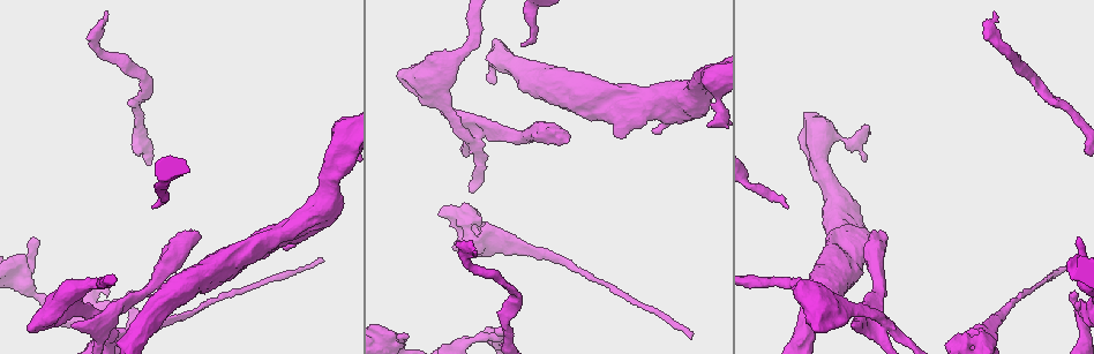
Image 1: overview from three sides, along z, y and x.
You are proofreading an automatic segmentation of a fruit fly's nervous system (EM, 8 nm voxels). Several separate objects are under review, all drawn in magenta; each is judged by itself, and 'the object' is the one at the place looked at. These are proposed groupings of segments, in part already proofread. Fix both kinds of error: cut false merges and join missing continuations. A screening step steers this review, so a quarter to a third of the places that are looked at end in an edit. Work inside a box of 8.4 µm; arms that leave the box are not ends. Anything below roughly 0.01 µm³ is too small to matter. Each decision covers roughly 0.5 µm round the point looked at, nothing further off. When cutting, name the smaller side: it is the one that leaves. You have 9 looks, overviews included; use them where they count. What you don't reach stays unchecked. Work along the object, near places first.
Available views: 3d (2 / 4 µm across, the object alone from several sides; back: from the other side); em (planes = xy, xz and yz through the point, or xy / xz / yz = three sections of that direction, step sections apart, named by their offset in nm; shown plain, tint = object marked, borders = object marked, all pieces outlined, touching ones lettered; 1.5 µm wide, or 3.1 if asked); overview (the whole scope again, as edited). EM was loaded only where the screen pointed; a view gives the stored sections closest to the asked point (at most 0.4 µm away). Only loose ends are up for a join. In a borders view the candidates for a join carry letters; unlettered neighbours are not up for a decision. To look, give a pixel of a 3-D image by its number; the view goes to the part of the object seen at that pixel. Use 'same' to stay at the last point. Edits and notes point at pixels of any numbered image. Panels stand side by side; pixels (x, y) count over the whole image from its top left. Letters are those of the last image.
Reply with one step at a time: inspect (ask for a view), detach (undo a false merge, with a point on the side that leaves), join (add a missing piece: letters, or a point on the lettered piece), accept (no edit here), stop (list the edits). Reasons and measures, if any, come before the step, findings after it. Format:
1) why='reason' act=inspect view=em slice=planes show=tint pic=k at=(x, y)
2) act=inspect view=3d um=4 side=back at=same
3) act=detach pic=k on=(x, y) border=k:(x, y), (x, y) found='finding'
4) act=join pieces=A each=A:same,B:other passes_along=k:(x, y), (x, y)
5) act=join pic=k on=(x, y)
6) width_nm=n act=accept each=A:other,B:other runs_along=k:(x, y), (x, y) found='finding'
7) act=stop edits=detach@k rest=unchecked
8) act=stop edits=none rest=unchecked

act=inspect view=em slice=planes show=borders pic=1 at=(321, 259)

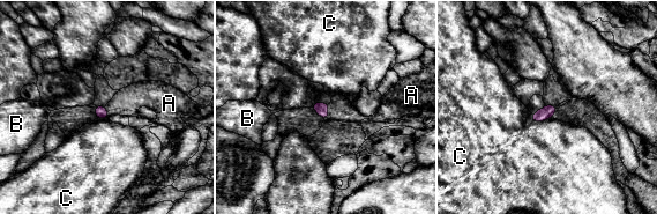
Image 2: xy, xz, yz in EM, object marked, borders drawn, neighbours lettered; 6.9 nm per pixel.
longest_contact=C:160nm act=join pieces=A each=A:same,B:other,C:other passes_along=2:(321, 109), (327, 111), (341, 109) found='it goes on there'

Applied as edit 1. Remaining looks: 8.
why='abrupt turn' act=inspect view=3d um=4 pic=1 at=(129, 309)

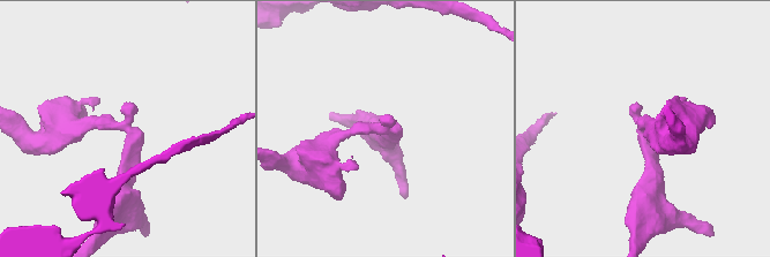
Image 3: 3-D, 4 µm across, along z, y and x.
arm_widths_nm=190,220 act=inspect view=em slice=planes show=borders pic=3 at=(129, 129)

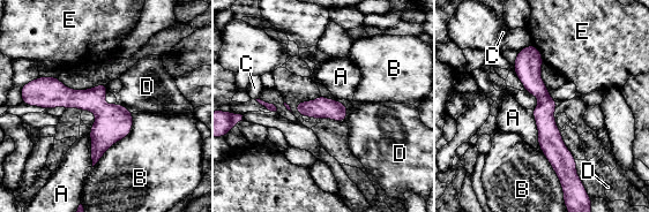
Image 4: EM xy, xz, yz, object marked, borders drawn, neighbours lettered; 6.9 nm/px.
width_nm=140 longest_contact=B:480nm act=accept each=A:other,B:other,C:other,D:other,E:other found='continuous, no second cell'

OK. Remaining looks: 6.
act=inspect view=em slice=xy step=4 show=tint pic=1 at=(481, 222)

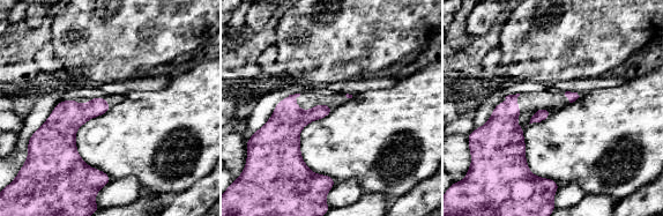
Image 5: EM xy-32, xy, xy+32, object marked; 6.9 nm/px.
act=inspect view=em slice=planes show=borders at=same

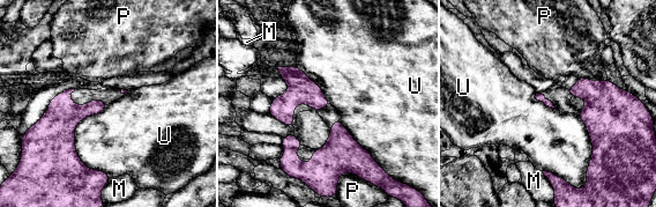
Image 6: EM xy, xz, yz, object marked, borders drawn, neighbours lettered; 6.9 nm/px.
act=accept each=M:other,P:other,U:other found='none of them fits'

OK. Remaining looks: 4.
why='sharp bend' act=inspect view=em slice=planes show=tint pic=1 at=(805, 291)

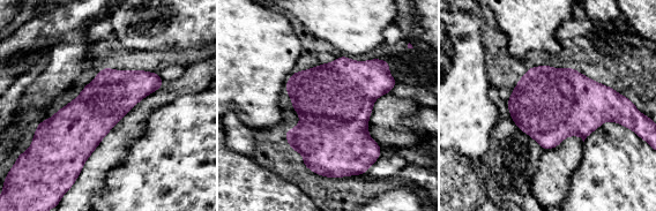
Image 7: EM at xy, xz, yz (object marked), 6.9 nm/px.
act=inspect view=em slice=planes show=borders at=same

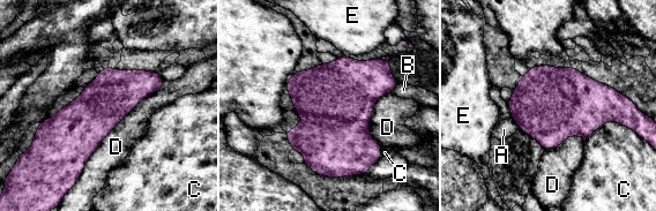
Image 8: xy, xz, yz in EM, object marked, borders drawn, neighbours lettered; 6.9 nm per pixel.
width_nm=340 act=accept each=A:other,B:other,C:other,D:other,E:other border=8:(165, 82), (120, 120), (80, 175) found='continuous, no second cell'

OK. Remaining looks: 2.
act=stop edits=join@2 rest=unchecked

